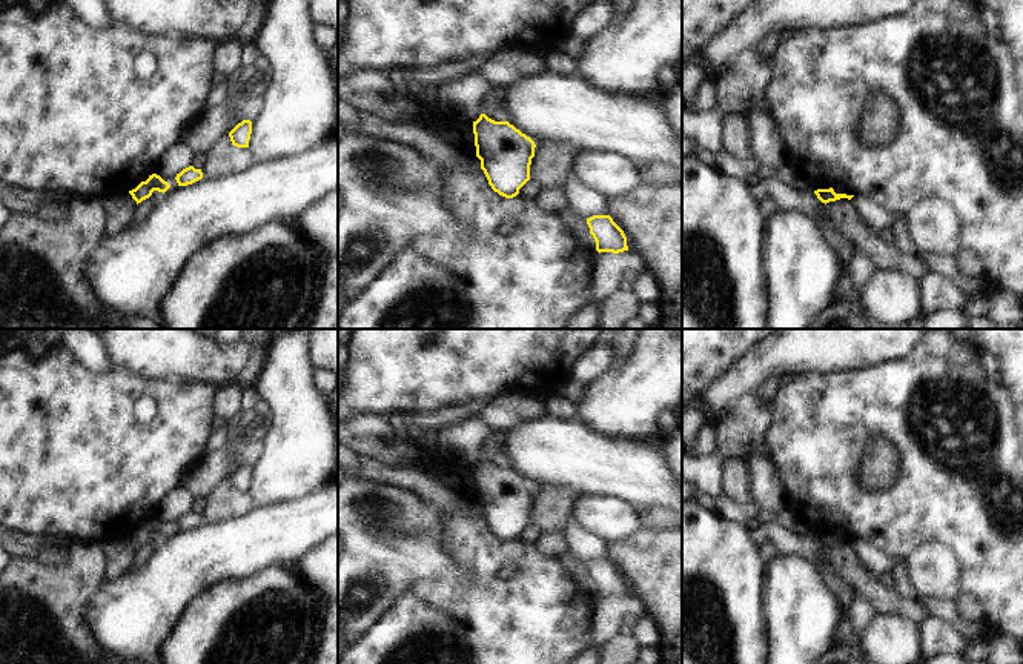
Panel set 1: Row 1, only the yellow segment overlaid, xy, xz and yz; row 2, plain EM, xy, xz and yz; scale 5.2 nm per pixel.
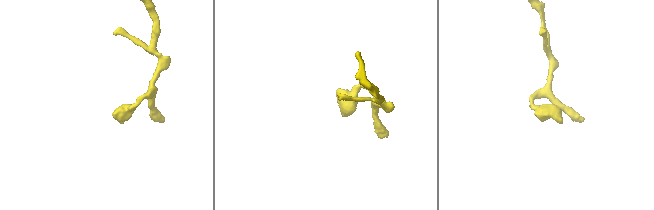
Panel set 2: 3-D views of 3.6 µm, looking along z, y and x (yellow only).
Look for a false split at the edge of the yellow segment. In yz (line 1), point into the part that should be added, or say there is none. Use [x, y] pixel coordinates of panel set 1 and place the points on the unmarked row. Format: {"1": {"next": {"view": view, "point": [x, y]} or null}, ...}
{"1": {"next": null}}

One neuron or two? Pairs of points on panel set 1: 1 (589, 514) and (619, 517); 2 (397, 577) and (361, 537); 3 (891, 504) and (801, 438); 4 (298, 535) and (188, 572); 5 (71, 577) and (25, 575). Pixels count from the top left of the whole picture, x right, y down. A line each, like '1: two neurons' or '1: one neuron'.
1: one neuron
2: one neuron
3: one neuron
4: one neuron
5: one neuron

